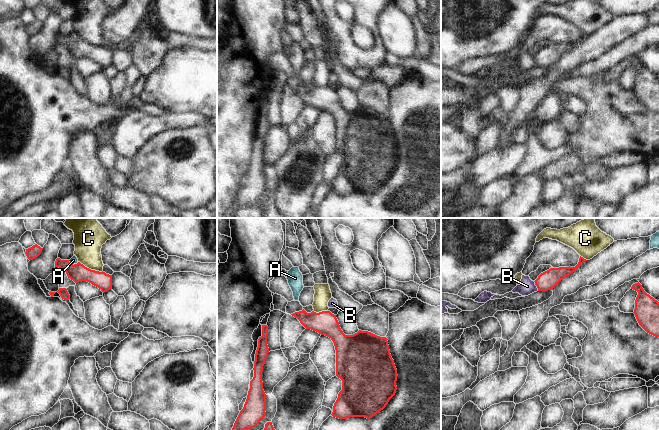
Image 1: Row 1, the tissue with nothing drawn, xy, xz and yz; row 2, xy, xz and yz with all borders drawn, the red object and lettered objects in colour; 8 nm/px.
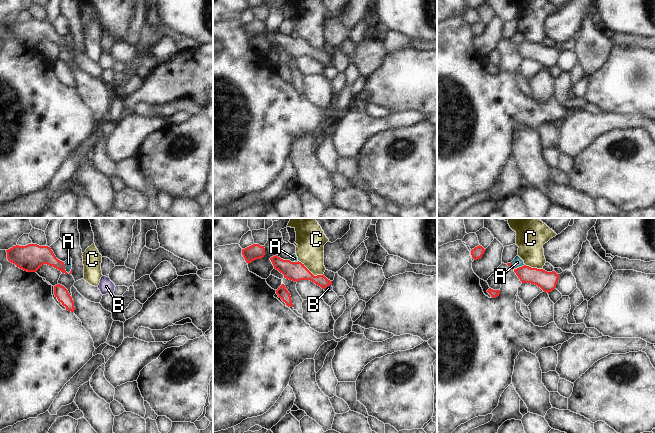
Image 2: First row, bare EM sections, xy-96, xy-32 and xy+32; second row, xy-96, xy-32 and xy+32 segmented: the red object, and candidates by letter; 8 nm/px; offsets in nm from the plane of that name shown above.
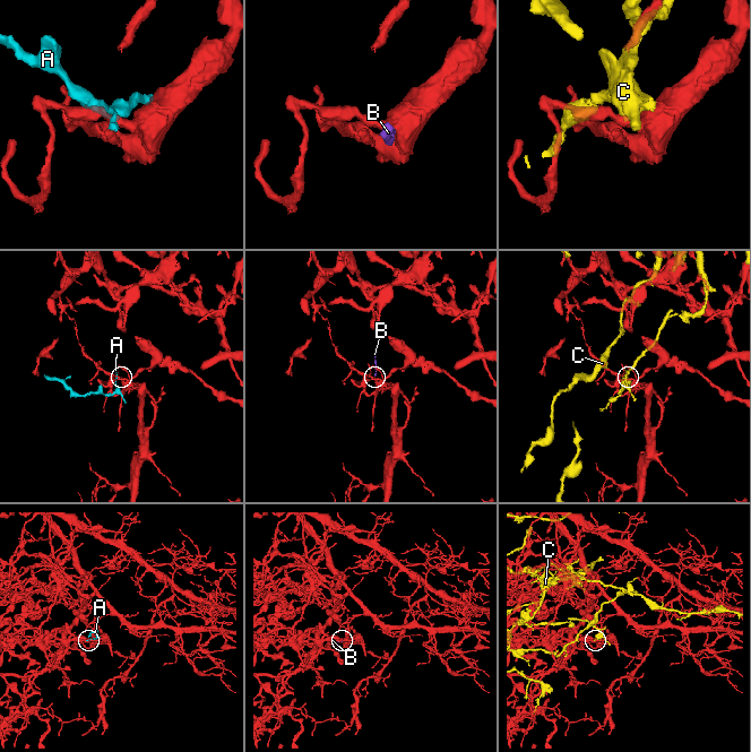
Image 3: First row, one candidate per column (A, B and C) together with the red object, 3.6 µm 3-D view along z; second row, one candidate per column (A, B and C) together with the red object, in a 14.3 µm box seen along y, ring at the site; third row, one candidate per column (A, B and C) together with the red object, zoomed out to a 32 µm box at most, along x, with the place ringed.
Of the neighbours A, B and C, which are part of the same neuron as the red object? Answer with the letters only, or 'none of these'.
none of these.

